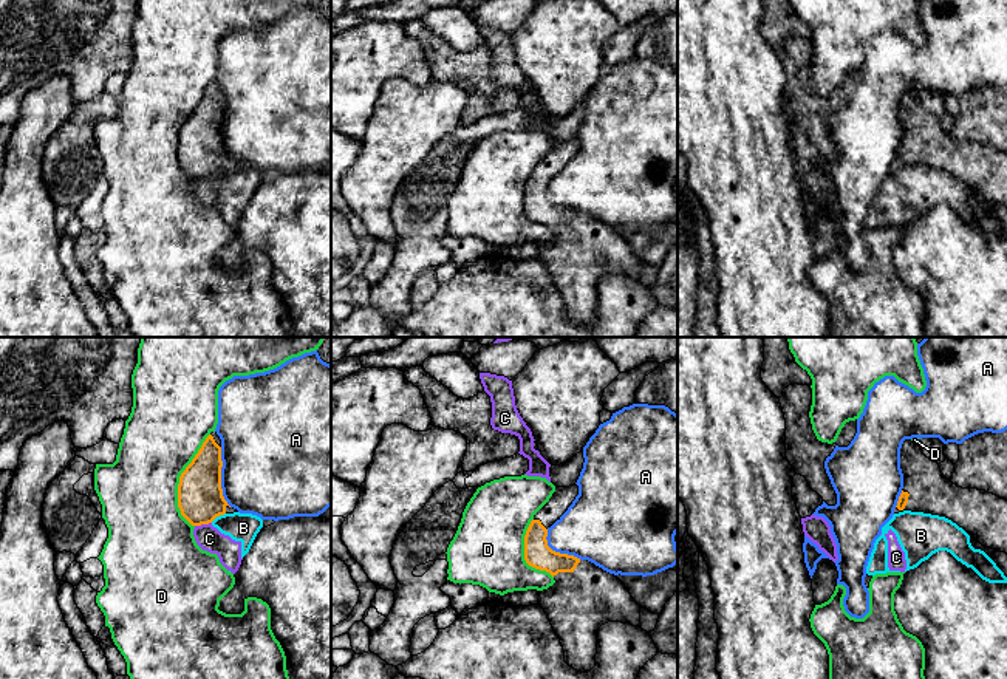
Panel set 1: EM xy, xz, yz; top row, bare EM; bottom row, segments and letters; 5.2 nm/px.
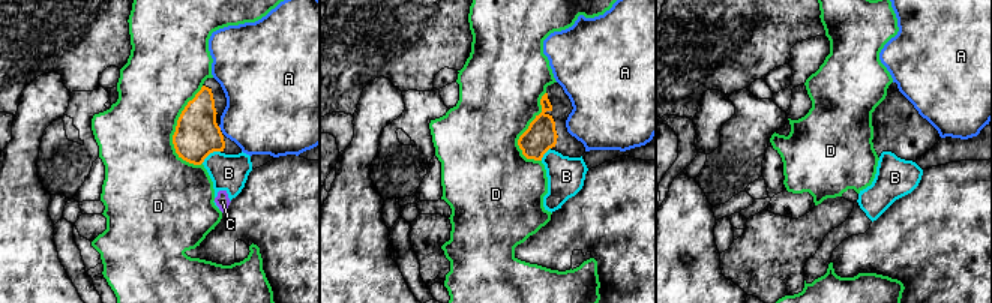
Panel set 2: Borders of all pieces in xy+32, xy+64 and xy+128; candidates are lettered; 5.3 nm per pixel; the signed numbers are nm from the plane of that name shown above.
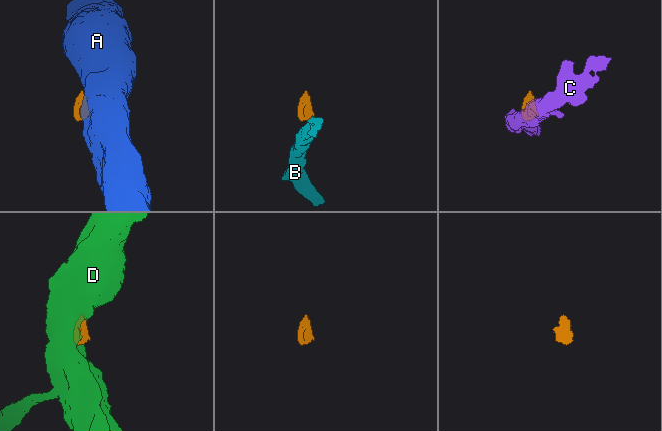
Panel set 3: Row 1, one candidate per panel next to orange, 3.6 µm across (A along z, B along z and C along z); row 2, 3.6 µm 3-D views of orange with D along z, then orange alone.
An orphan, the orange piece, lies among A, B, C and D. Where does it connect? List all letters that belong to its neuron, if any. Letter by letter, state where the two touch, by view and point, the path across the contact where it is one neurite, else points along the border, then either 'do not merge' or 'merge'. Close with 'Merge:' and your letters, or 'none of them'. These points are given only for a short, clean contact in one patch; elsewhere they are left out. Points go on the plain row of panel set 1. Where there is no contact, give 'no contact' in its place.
A: xy (220, 130) | along xy (220, 101), (221, 149), (231, 160) | do not merge
B: xy (217, 169) | along xy (225, 166), (211, 175) | do not merge
C: xy (203, 177) | along xy (211, 175), (195, 180) | do not merge
D: xy (180, 133) | do not merge
Merge: none of them

